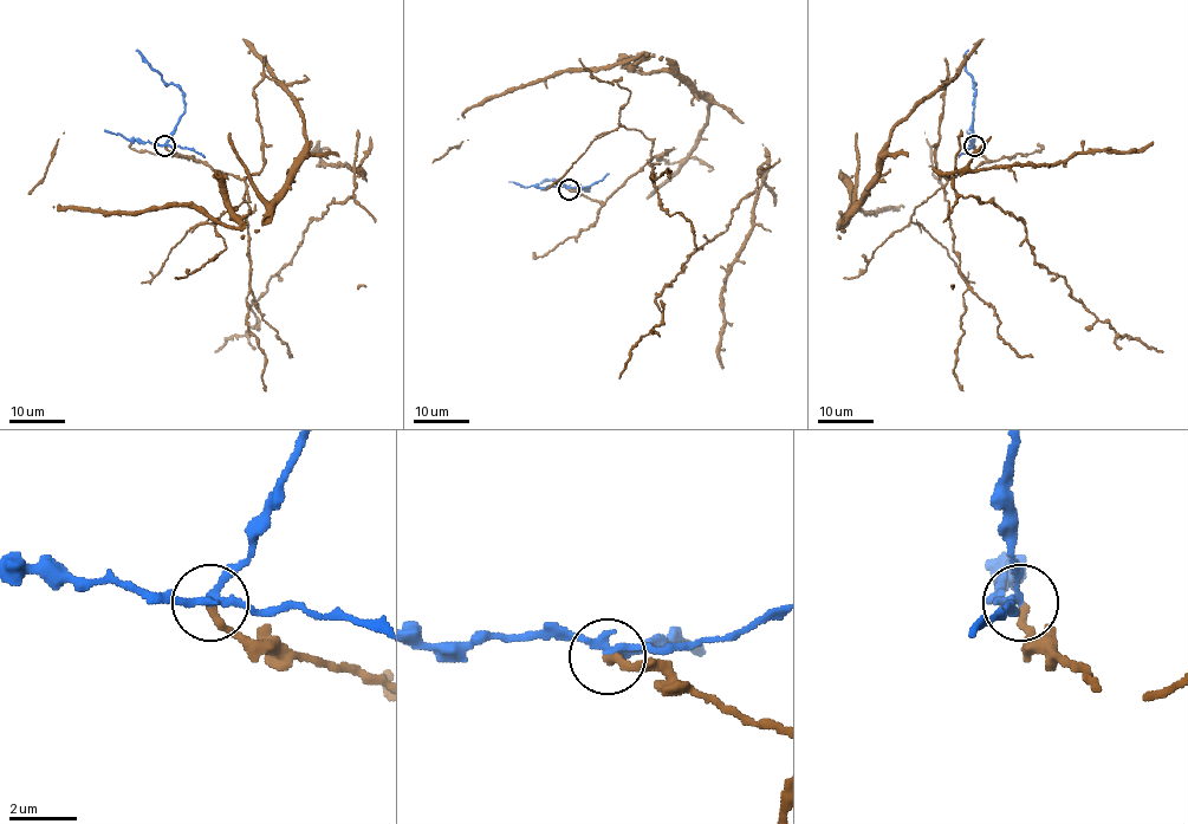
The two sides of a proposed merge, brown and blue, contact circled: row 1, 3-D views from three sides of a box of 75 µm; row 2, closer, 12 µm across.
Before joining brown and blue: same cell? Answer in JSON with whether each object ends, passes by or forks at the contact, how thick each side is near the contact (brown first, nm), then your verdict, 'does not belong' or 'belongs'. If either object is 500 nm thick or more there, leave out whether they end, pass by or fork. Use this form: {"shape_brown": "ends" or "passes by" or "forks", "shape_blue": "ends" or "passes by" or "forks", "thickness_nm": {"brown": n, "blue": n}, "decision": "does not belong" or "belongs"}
{"shape_brown": "ends", "shape_blue": "forks", "thickness_nm": {"brown": 220, "blue": 200}, "decision": "does not belong"}

